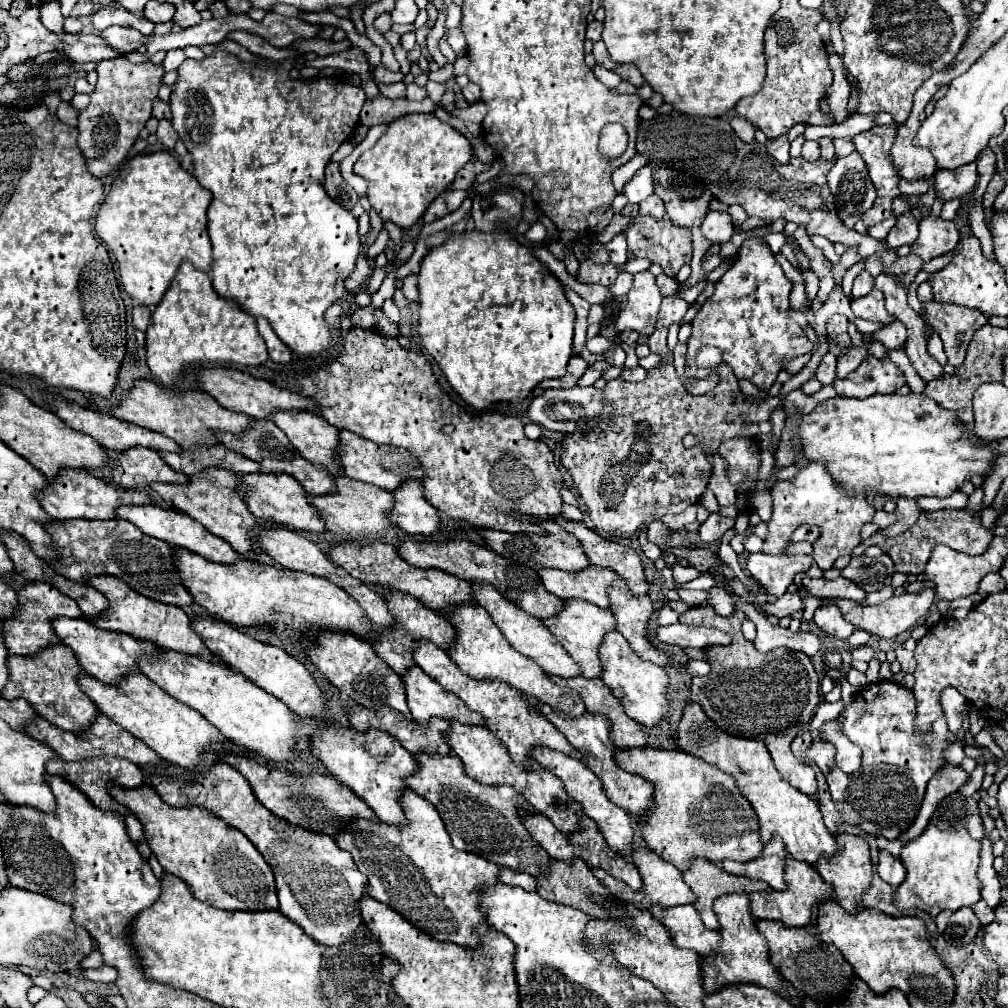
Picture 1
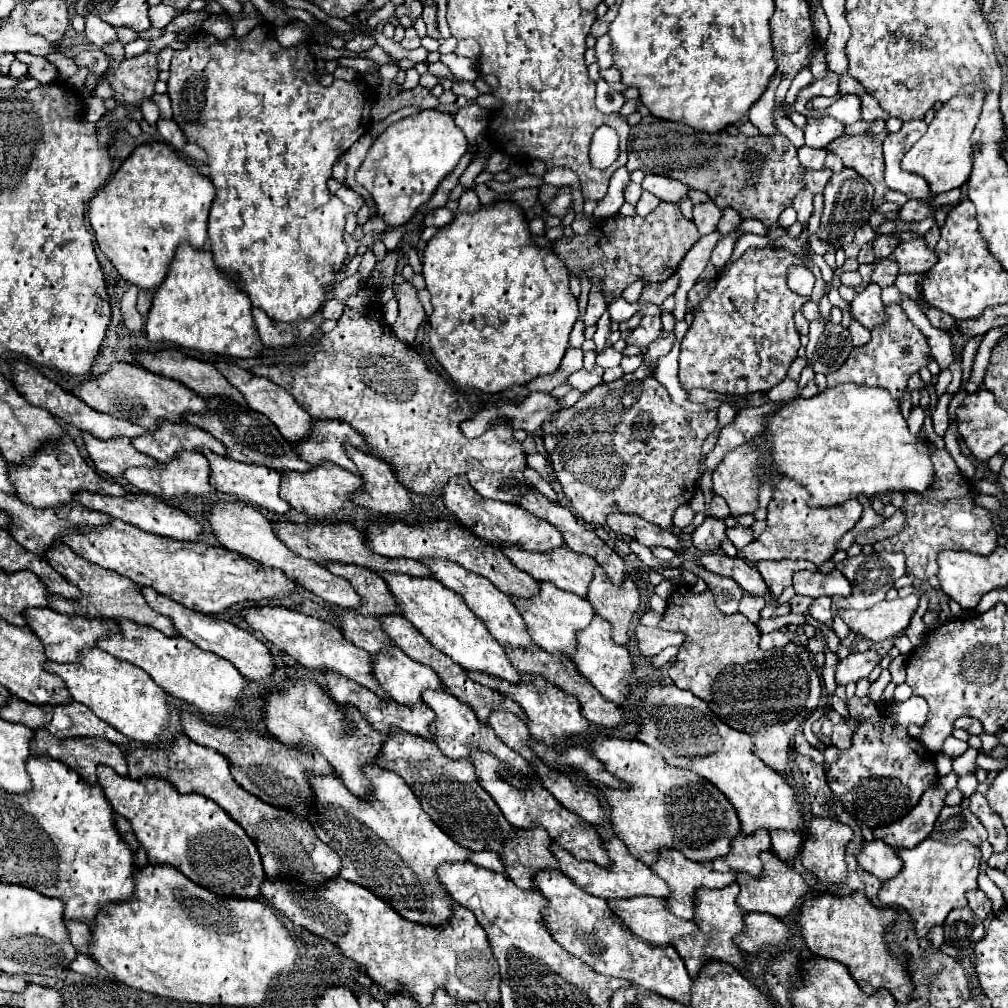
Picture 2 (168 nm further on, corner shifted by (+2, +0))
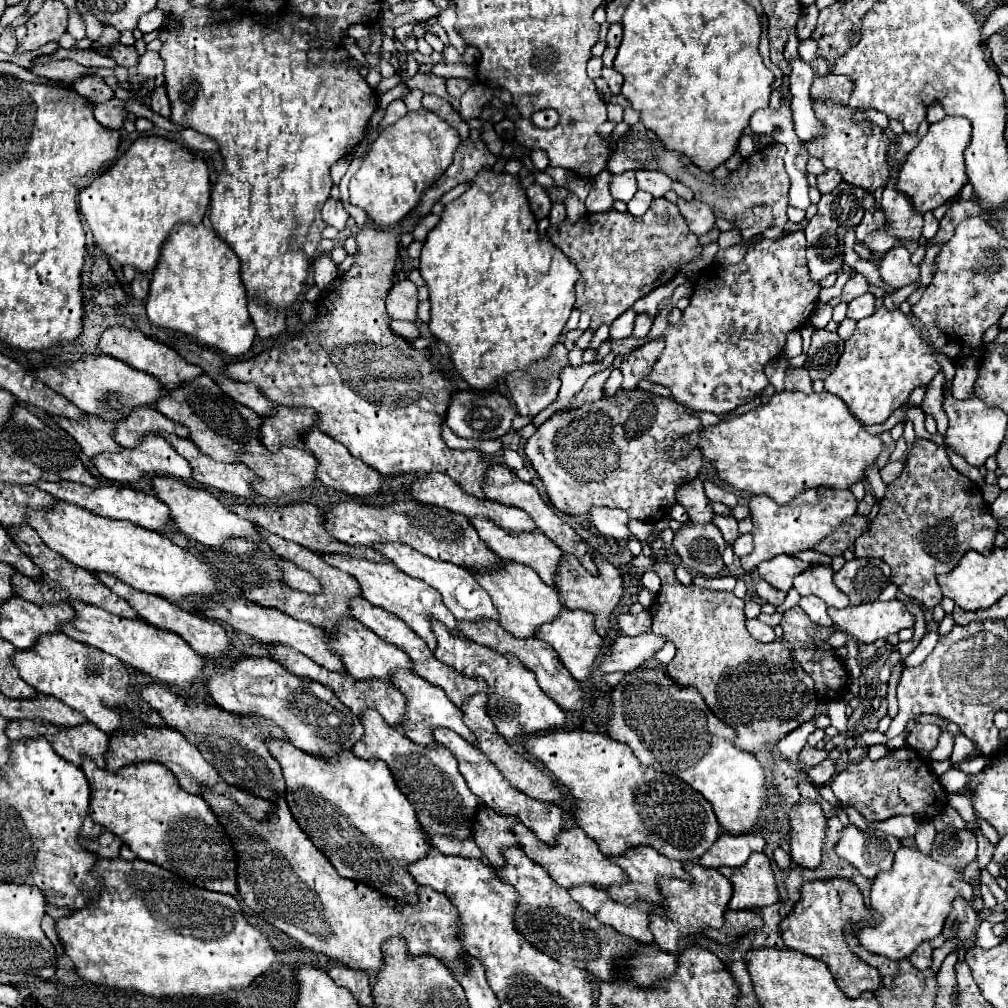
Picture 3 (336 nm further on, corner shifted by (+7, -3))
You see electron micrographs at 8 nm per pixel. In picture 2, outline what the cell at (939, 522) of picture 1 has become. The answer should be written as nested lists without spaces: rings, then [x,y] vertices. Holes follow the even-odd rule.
[[[931,445],[931,453],[933,453],[933,469],[935,469],[933,485],[925,493],[905,493],[905,505],[901,507],[901,511],[905,513],[905,529],[901,529],[897,537],[889,537],[873,545],[875,551],[903,553],[907,559],[907,571],[915,575],[917,579],[931,579],[937,575],[937,569],[939,569],[937,555],[945,549],[965,549],[977,555],[989,555],[997,547],[997,539],[999,539],[999,533],[995,531],[995,525],[993,525],[993,517],[989,515],[987,509],[973,503],[973,497],[977,495],[973,489],[973,483],[961,475],[961,471],[957,469],[947,449],[935,449]]]

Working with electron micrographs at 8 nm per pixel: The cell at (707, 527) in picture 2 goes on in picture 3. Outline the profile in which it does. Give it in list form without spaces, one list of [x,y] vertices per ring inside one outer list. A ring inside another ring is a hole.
[[[712,522],[682,526],[674,536],[674,548],[682,562],[690,570],[710,578],[722,572],[724,562],[720,556],[726,546],[728,544],[722,538],[722,532]]]

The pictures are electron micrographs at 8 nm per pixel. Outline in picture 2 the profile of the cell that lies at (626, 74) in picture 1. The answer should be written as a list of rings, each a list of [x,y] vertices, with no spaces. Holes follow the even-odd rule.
[[[617,67],[601,69],[601,77],[603,77],[603,79],[605,79],[613,89],[617,89],[617,91],[623,91],[623,89],[625,89],[625,85],[621,83],[621,73],[619,73]]]

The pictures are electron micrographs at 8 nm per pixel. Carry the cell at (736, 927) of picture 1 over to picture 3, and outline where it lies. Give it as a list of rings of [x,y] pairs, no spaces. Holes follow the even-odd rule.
[[[694,862],[684,864],[686,872],[692,872],[696,884],[688,884],[684,880],[664,880],[664,896],[668,896],[666,916],[658,916],[652,920],[654,942],[666,952],[678,954],[680,936],[704,934],[708,928],[724,926],[724,912],[728,910],[728,902],[732,898],[732,884],[714,868],[702,868]]]

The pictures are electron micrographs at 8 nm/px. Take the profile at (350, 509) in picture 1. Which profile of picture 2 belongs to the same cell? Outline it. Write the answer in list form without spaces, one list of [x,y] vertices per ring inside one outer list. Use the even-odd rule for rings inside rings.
[[[315,465],[309,473],[281,473],[279,493],[293,509],[309,513],[317,519],[329,519],[357,489],[361,489],[361,479],[357,475],[341,469],[339,465]]]

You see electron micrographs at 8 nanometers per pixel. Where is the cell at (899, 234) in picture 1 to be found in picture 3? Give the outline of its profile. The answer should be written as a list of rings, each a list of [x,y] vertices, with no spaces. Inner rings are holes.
[[[866,292],[864,296],[858,296],[856,300],[852,300],[848,304],[848,314],[846,316],[852,318],[852,320],[862,320],[866,316],[872,316],[874,310],[876,310],[874,308],[874,294]]]

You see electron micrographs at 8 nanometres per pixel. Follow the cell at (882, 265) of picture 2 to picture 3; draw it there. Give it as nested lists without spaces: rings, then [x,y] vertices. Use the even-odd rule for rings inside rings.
[[[856,272],[856,274],[846,282],[840,300],[836,298],[836,304],[838,304],[838,302],[846,302],[846,304],[848,304],[848,302],[852,302],[854,298],[858,298],[858,296],[862,296],[862,294],[866,294],[866,292],[868,292],[868,280],[866,280],[860,272]]]

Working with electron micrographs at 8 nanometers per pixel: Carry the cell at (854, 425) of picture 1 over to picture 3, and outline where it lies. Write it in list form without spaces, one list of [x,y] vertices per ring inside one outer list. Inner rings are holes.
[[[778,392],[768,404],[762,404],[738,418],[720,420],[714,428],[702,428],[698,434],[678,440],[674,444],[674,458],[682,458],[690,448],[700,448],[704,458],[710,460],[712,468],[718,470],[720,478],[736,490],[750,494],[766,494],[778,504],[788,504],[794,496],[810,488],[836,488],[848,490],[856,482],[866,480],[866,468],[874,466],[878,456],[886,450],[878,434],[868,432],[868,428],[856,420],[848,410],[844,400],[834,394],[804,394],[804,392]]]

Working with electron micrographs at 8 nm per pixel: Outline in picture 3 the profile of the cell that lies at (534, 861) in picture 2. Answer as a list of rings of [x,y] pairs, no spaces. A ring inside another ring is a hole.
[[[484,806],[484,812],[478,812],[476,822],[476,836],[474,842],[482,850],[484,858],[490,862],[492,868],[504,868],[504,848],[518,846],[514,826],[520,820],[516,816],[502,816],[494,810]]]

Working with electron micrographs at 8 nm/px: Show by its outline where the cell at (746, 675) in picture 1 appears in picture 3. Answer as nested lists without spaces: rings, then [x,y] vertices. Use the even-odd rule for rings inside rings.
[[[656,560],[654,572],[660,576],[662,588],[656,594],[650,610],[652,632],[664,634],[676,646],[676,656],[666,666],[666,672],[674,680],[674,684],[694,686],[708,704],[708,708],[714,712],[714,716],[736,730],[736,748],[752,754],[756,754],[758,750],[772,750],[786,734],[790,734],[794,728],[814,716],[818,692],[812,678],[794,660],[792,650],[784,640],[762,644],[748,634],[744,600],[736,598],[732,592],[708,590],[700,586],[682,586],[674,576],[672,564],[666,560]]]

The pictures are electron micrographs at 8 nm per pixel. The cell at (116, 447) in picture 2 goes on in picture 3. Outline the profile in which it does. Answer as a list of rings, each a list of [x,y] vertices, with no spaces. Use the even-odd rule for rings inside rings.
[[[52,416],[54,422],[64,428],[82,448],[82,452],[92,460],[104,452],[122,452],[122,448],[114,440],[114,424],[108,424],[106,420],[94,420],[94,416],[88,416],[82,422],[68,420],[62,416]]]

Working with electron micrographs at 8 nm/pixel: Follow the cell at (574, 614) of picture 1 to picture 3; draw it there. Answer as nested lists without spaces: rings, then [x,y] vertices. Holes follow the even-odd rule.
[[[504,560],[504,572],[482,572],[480,576],[476,576],[476,572],[472,574],[496,604],[500,612],[500,624],[516,638],[536,636],[544,622],[552,622],[564,610],[564,604],[558,598],[558,590],[544,584],[540,576],[532,572],[532,568],[524,568],[522,564],[512,564]]]

